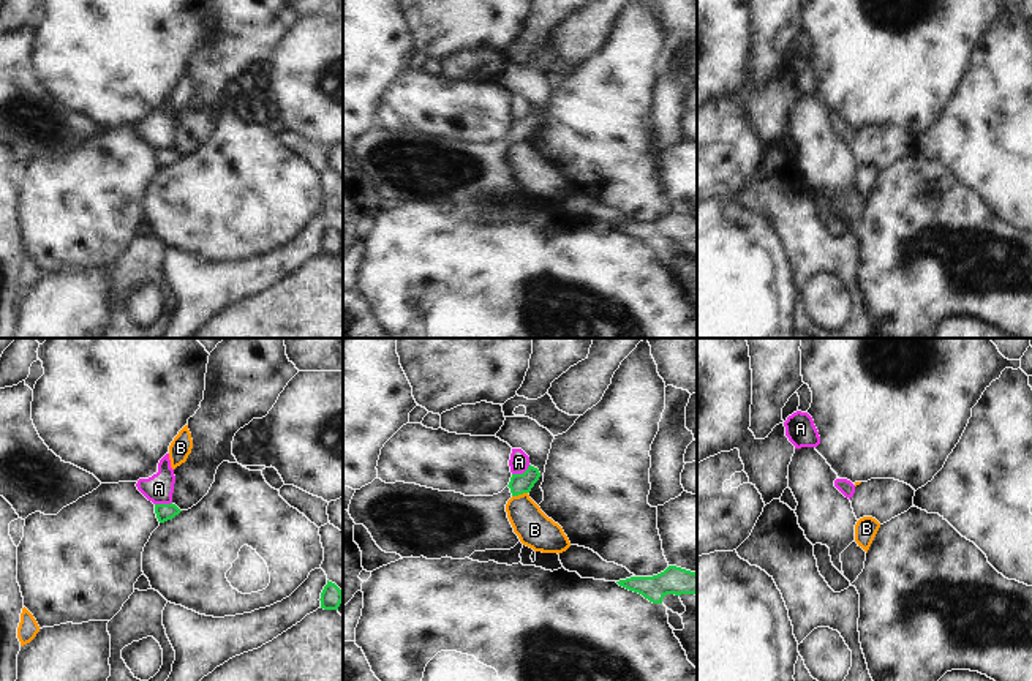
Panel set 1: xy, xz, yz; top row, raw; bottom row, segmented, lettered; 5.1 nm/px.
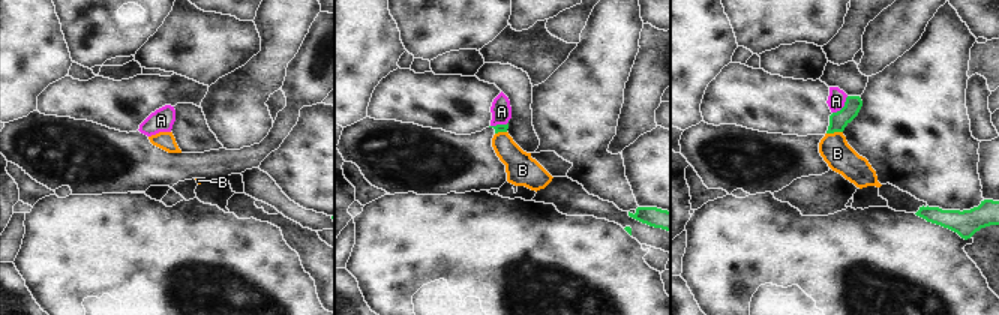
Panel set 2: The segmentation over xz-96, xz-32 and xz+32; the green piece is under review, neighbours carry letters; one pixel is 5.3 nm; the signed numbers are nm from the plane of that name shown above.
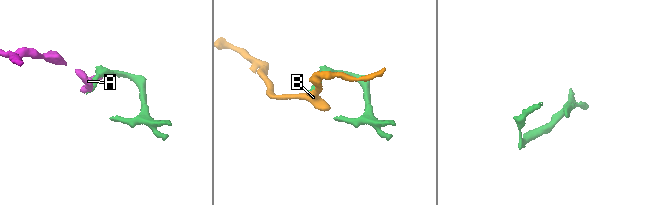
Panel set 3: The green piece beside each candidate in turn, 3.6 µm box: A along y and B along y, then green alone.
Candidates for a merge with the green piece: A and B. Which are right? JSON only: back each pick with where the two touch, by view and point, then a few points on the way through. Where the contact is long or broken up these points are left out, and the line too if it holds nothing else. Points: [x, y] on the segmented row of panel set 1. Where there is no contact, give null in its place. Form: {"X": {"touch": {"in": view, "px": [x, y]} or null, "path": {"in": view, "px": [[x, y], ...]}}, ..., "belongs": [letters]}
{"belongs": []}

